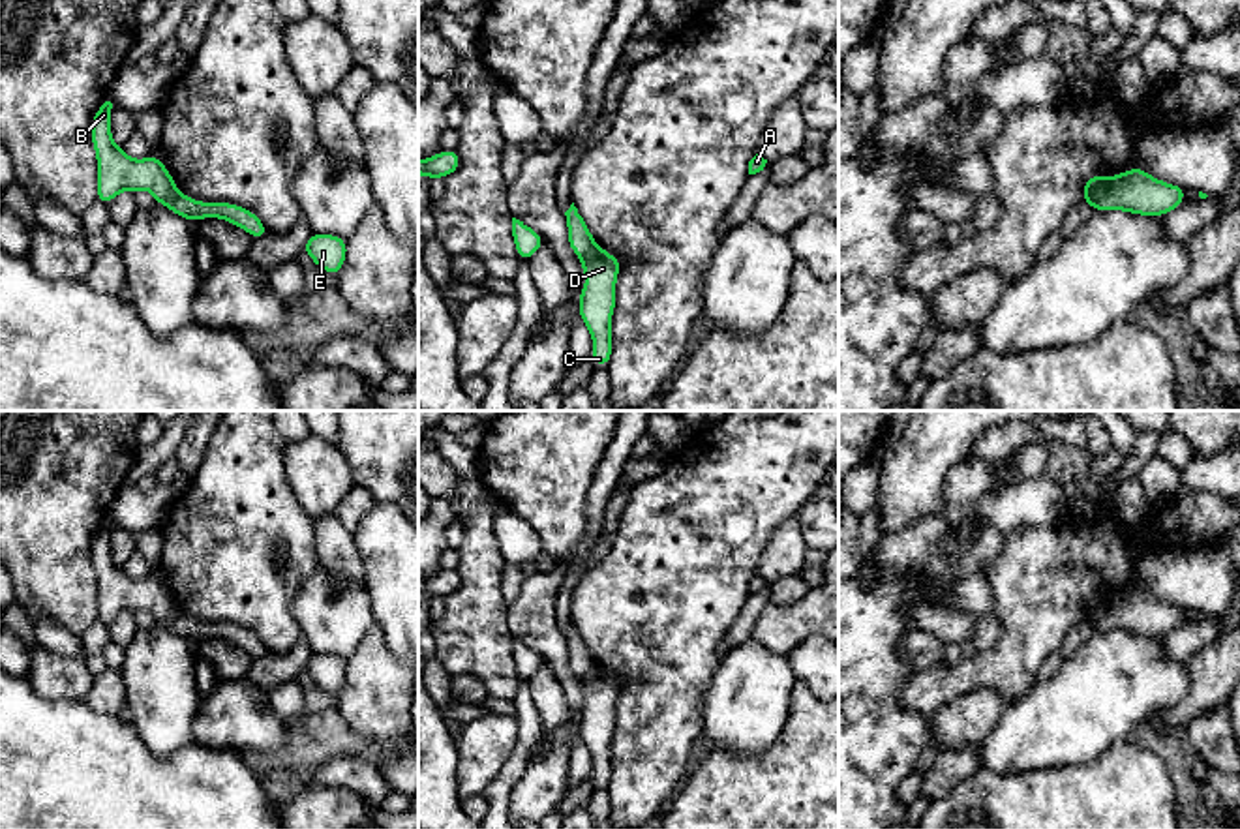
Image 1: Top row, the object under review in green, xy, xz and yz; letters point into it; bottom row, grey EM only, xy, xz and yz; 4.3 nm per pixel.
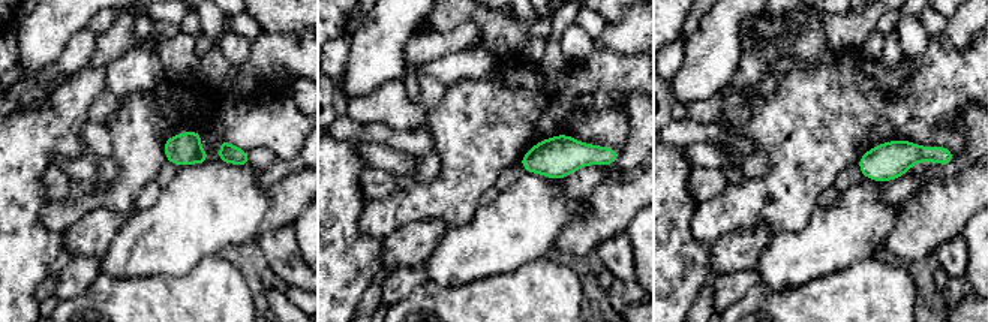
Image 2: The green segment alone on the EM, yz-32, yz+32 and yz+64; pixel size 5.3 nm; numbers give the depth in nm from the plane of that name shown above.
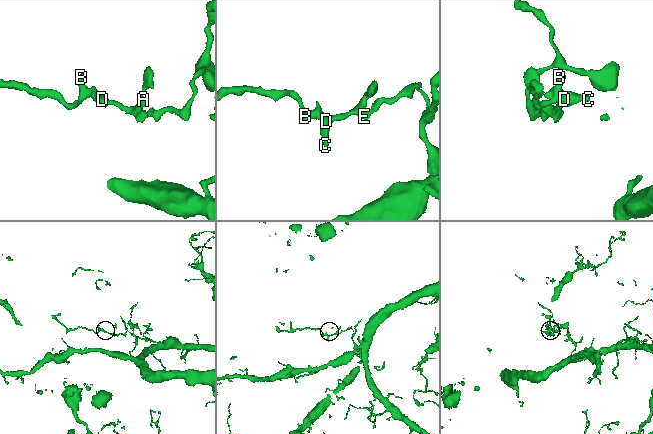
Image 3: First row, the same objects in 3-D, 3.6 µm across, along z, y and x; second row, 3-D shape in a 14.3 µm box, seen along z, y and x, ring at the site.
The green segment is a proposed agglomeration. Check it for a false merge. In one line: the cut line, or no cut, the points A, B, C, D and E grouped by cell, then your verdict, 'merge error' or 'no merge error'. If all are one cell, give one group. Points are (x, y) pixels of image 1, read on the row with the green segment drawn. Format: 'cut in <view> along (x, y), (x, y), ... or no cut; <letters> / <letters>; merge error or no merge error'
cut in yz along (1107, 179), (1092, 205); A C D E / B; merge error

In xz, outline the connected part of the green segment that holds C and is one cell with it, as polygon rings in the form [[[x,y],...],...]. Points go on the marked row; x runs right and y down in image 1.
[[[595,248],[582,259],[587,281],[580,293],[580,317],[593,336],[591,360],[608,366],[612,358],[612,313],[615,309],[615,279],[621,261],[602,248]]]

